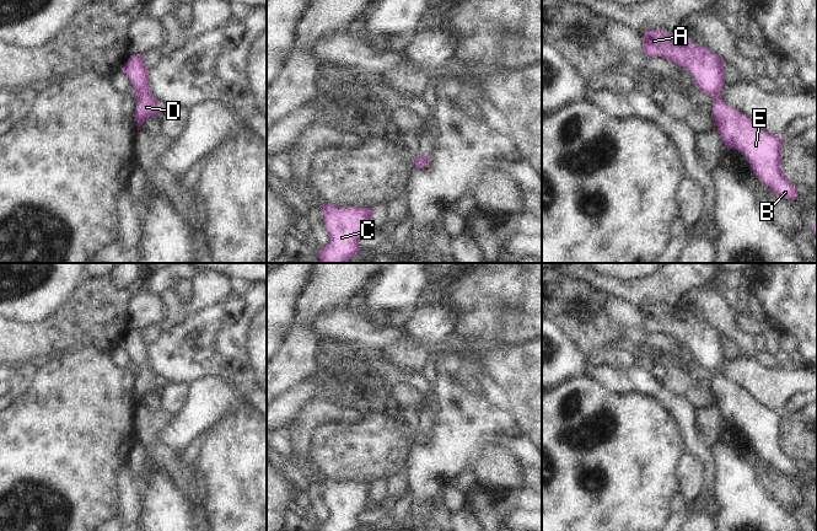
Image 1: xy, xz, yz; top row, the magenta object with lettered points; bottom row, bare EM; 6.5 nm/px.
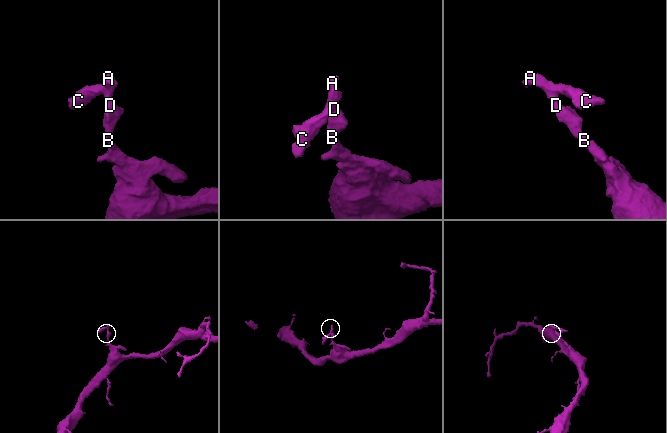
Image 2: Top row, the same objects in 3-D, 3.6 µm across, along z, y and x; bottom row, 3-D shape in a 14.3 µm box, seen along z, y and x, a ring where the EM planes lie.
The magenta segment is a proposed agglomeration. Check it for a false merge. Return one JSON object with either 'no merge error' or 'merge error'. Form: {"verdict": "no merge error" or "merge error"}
{"verdict": "no merge error"}

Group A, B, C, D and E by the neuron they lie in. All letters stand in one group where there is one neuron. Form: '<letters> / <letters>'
A B C D E

